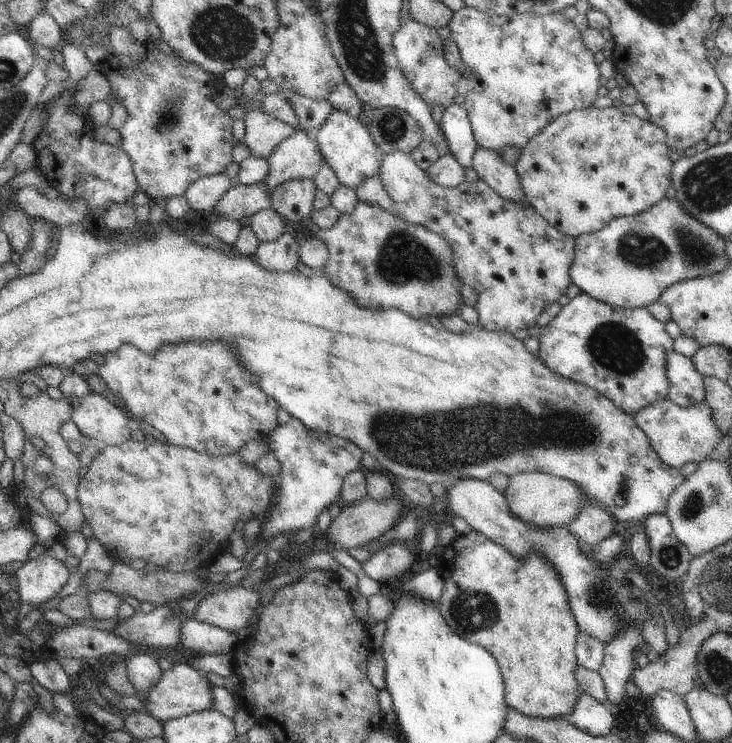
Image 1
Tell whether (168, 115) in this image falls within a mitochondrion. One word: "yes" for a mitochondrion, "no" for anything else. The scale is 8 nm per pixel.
yes

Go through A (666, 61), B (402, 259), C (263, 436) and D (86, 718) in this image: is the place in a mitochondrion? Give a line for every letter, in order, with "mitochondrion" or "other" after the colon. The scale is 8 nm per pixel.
A: other
B: mitochondrion
C: other
D: other

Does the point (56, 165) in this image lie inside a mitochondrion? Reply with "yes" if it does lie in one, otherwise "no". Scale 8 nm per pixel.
no

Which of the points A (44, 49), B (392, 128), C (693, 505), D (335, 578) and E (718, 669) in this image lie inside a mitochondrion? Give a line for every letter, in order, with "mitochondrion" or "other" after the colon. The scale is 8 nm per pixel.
A: other
B: mitochondrion
C: mitochondrion
D: other
E: mitochondrion

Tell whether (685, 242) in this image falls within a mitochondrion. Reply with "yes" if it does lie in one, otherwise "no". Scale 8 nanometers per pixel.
yes

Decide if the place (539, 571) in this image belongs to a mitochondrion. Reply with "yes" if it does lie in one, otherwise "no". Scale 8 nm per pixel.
no

